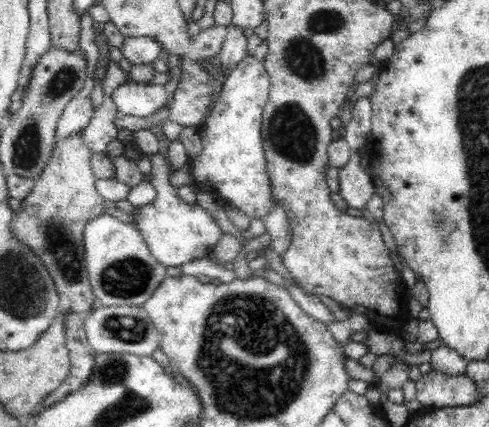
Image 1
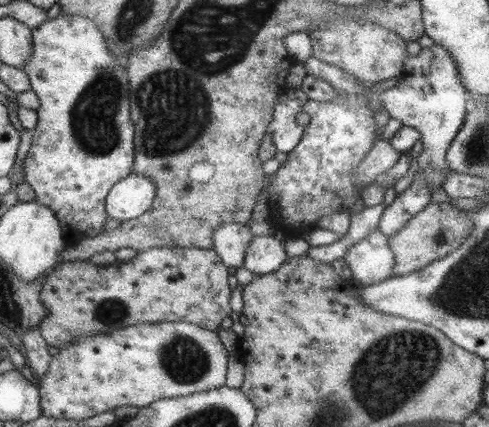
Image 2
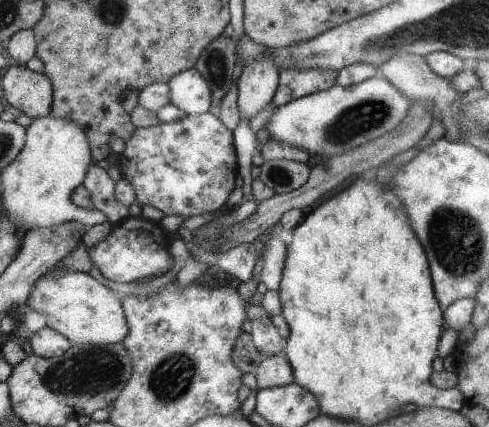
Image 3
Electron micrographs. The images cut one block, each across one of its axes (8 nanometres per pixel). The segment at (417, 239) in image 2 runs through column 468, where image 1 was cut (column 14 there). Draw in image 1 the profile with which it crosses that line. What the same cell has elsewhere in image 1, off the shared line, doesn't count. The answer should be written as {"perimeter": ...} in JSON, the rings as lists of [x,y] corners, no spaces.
{"perimeter":[[[82,132],[64,138],[64,142],[58,142],[52,160],[44,168],[34,190],[26,200],[22,200],[22,208],[14,212],[10,230],[20,244],[30,248],[44,262],[46,270],[56,282],[58,294],[66,294],[72,302],[72,312],[84,316],[92,310],[92,304],[96,302],[84,256],[84,228],[94,218],[102,216],[102,212],[106,210],[106,202],[96,190],[98,180],[90,164],[94,152],[86,146],[86,142],[82,142],[80,134]]]}

